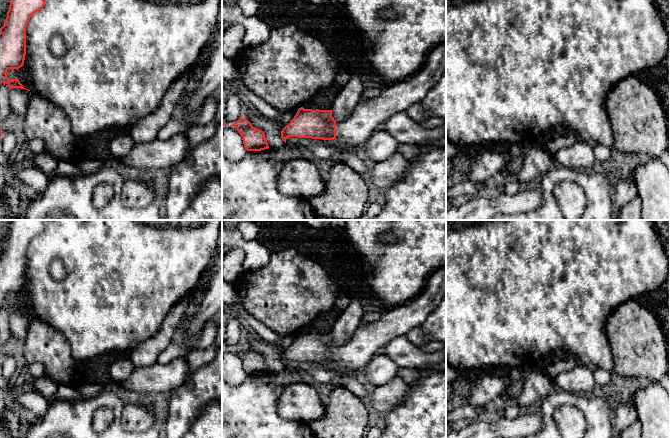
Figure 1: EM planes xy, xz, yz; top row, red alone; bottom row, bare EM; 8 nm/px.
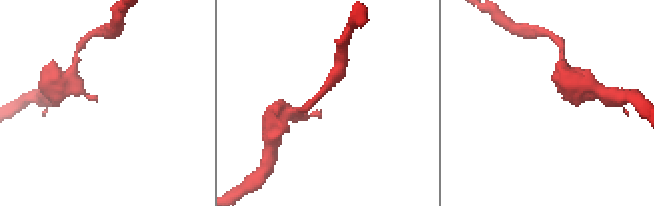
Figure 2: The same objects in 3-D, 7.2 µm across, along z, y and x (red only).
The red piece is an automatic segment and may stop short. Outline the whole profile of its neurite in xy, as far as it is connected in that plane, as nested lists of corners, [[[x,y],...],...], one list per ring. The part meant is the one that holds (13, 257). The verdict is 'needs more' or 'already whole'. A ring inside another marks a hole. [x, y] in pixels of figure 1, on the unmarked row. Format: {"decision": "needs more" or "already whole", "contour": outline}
{"decision": "already whole", "contour": [[[11,220],[9,234],[4,249],[0,252],[0,309],[7,307],[9,313],[26,313],[16,301],[9,304],[8,293],[18,294],[23,290],[26,279],[26,251],[31,240],[45,229],[43,220]]]}

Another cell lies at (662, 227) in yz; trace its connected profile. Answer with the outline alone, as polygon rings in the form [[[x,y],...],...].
[[[652,220],[670,260],[670,220]]]

